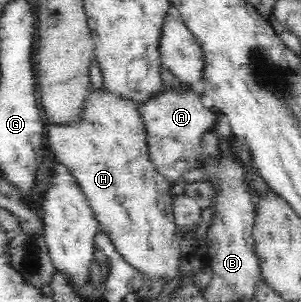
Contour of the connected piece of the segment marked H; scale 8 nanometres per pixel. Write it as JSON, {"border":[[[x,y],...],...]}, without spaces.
{"border":[[[102,84],[100,89],[90,85],[89,93],[83,99],[82,111],[77,120],[71,122],[50,122],[48,145],[54,159],[65,165],[76,178],[99,223],[99,229],[112,240],[116,251],[138,272],[150,280],[174,280],[181,274],[180,241],[175,236],[173,198],[169,189],[171,184],[150,161],[146,141],[146,124],[140,115],[136,100],[118,95]]]}

